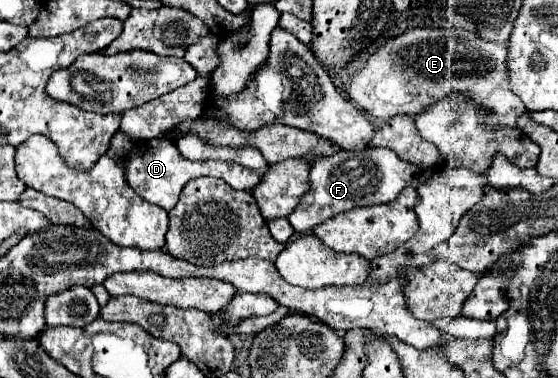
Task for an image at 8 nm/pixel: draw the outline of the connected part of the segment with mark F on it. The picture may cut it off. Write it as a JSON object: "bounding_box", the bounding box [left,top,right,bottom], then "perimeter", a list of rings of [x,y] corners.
{"bounding_box":[287,147,433,235],"perimeter":[[[369,147],[365,151],[341,149],[339,153],[331,157],[321,157],[319,161],[313,163],[309,171],[311,187],[287,219],[295,229],[295,233],[305,235],[305,233],[311,233],[313,227],[321,225],[323,221],[339,213],[345,213],[357,207],[391,203],[405,187],[419,187],[423,181],[431,177],[431,173],[433,173],[431,169],[423,169],[399,159],[391,149],[383,149],[383,147],[381,149]]]}

